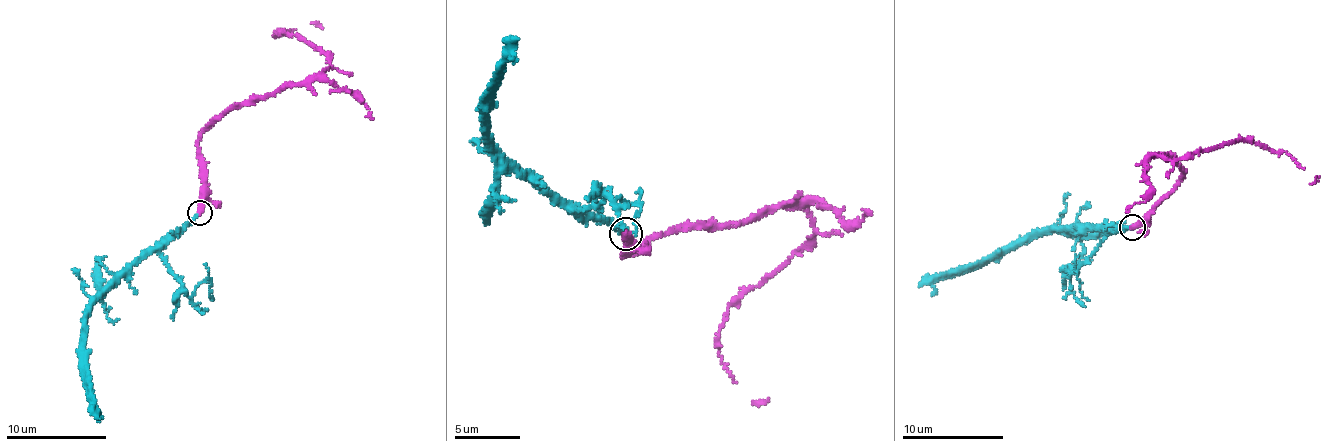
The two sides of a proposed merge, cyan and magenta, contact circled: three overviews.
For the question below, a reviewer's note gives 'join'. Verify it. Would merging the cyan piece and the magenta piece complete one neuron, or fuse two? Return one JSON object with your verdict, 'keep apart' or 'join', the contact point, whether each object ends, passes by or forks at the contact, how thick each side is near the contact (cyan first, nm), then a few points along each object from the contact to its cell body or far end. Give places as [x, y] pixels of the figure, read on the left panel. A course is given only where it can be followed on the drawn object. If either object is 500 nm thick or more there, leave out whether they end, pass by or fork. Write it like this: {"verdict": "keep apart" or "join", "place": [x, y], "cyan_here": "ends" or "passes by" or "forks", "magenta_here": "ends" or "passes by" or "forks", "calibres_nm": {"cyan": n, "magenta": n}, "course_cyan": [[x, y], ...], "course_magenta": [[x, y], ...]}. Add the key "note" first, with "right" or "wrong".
{"note": "right", "verdict": "join", "place": [199, 212], "cyan_here": "ends", "magenta_here": "ends", "calibres_nm": {"cyan": 280, "magenta": 380}, "course_cyan": [[200, 214], [125, 270], [86, 316], [82, 343], [94, 408], [100, 419]], "course_magenta": [[200, 212], [204, 130], [330, 66], [296, 34], [275, 34], [322, 29]]}

